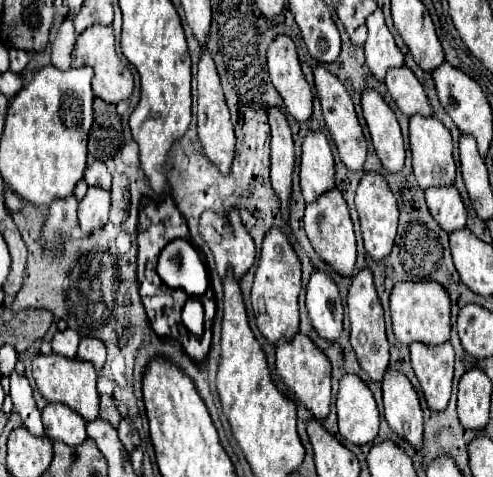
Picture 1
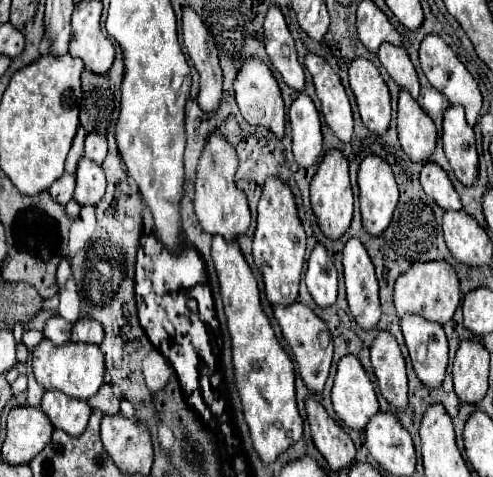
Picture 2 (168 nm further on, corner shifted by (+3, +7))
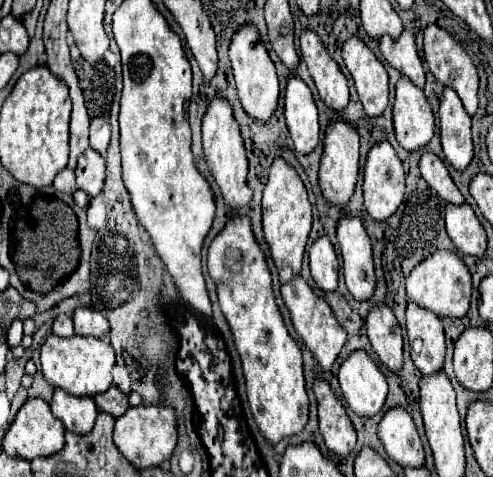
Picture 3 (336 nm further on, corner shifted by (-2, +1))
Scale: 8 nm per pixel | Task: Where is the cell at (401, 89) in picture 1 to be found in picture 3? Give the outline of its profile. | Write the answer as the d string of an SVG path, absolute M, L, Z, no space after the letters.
M403 31L403 35L397 41L393 41L389 35L383 35L379 49L391 67L395 67L401 75L409 77L419 89L423 89L425 73L411 31Z

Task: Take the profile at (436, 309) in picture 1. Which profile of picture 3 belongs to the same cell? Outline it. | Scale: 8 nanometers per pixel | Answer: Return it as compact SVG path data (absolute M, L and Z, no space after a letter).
M435 251L407 277L407 299L423 309L433 311L439 319L461 319L469 311L471 299L471 273L465 263L449 251Z

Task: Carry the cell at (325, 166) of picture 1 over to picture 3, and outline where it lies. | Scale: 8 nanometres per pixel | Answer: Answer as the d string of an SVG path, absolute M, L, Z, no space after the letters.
M291 75L285 89L285 121L299 155L309 155L319 143L319 117L311 89Z

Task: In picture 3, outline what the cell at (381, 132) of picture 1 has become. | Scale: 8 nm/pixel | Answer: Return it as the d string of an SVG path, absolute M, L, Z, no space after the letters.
M347 39L343 61L355 81L355 89L369 117L379 117L389 105L389 83L383 63L371 53L361 39Z

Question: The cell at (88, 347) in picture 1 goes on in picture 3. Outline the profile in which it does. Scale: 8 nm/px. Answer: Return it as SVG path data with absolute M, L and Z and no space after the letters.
M79 307L75 311L75 315L73 315L73 321L75 321L75 335L103 339L109 333L107 319L99 311L95 311L95 309Z

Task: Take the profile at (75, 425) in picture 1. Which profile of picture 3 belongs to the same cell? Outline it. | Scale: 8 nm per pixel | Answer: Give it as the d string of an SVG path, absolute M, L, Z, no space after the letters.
M55 389L53 393L51 411L59 421L63 421L65 431L71 431L77 435L91 433L97 413L99 413L91 397L65 395L61 389Z

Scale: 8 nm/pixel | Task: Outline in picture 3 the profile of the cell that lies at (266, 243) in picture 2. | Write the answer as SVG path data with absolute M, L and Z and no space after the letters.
M277 157L271 165L271 173L263 191L263 235L269 245L271 259L279 271L279 281L293 281L303 263L303 253L307 245L307 237L311 231L311 203L307 199L307 189L301 177L295 173L291 165L287 165L281 157Z

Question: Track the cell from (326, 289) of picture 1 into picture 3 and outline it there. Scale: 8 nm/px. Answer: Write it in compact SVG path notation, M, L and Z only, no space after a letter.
M319 237L311 251L309 251L309 265L311 265L311 277L323 291L335 291L337 289L337 253L331 245L329 237Z

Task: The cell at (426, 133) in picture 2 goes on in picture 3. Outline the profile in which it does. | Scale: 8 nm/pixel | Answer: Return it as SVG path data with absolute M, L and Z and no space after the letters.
M401 77L395 87L393 123L399 145L413 153L423 149L435 133L435 117L423 91L419 91L407 77Z

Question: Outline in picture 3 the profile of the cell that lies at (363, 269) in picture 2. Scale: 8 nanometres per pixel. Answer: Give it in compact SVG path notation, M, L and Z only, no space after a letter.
M341 217L337 225L337 239L343 257L343 275L349 293L357 301L367 301L375 293L375 269L371 255L371 241L363 229L361 219Z

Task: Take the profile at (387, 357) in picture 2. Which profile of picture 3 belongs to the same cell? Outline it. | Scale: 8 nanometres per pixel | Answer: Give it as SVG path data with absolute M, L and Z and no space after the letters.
M385 305L373 309L369 313L365 325L367 325L367 335L371 341L371 347L377 353L379 361L391 373L401 373L403 339L401 339L401 329L399 329L399 323L397 323L393 311L389 311L389 307L385 307Z

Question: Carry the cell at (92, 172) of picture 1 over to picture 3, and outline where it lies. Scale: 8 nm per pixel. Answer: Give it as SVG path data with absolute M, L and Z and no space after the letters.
M105 117L93 119L91 121L91 135L89 137L91 137L91 147L97 153L105 153L107 151L107 145L109 145L109 137L111 137L109 121Z

